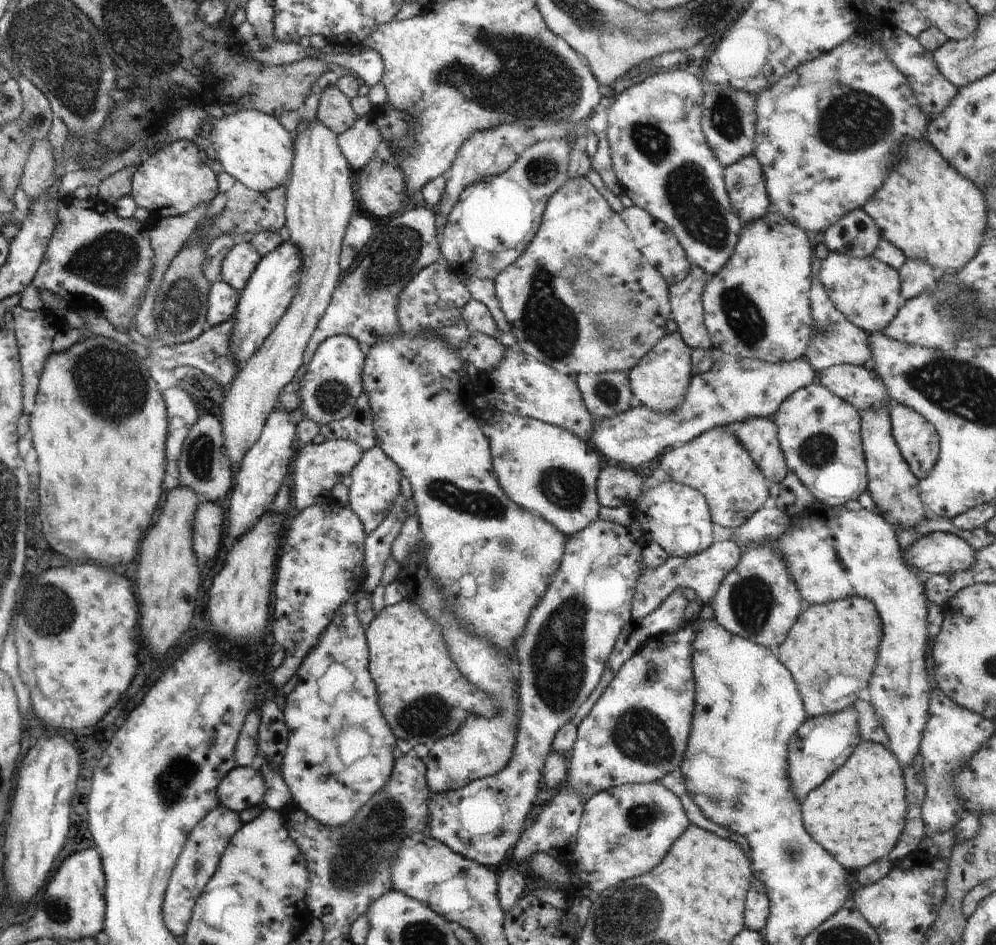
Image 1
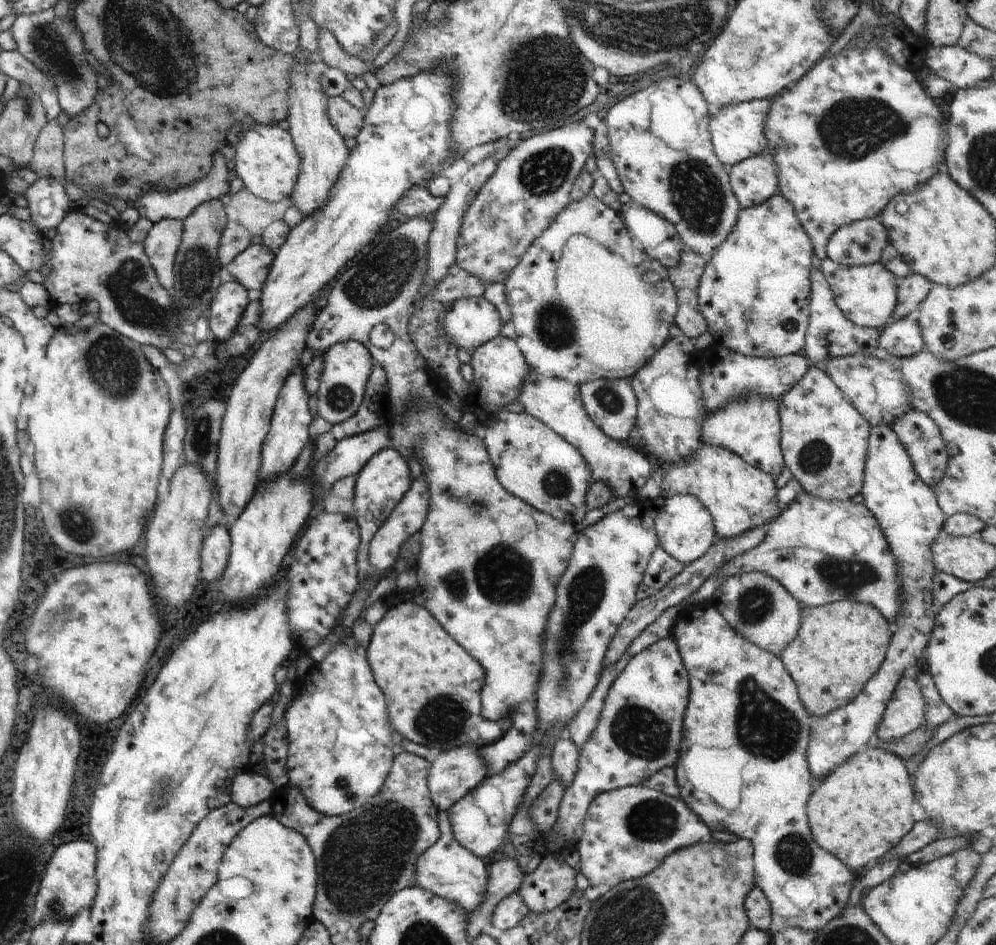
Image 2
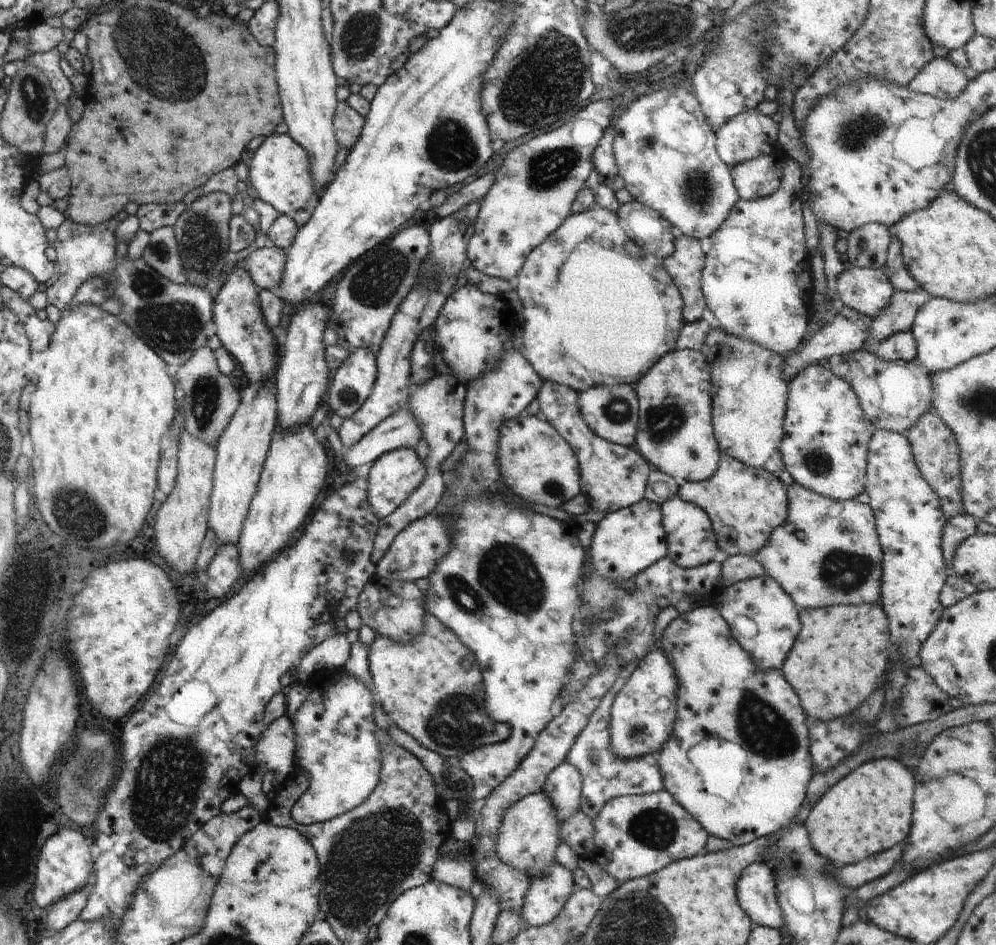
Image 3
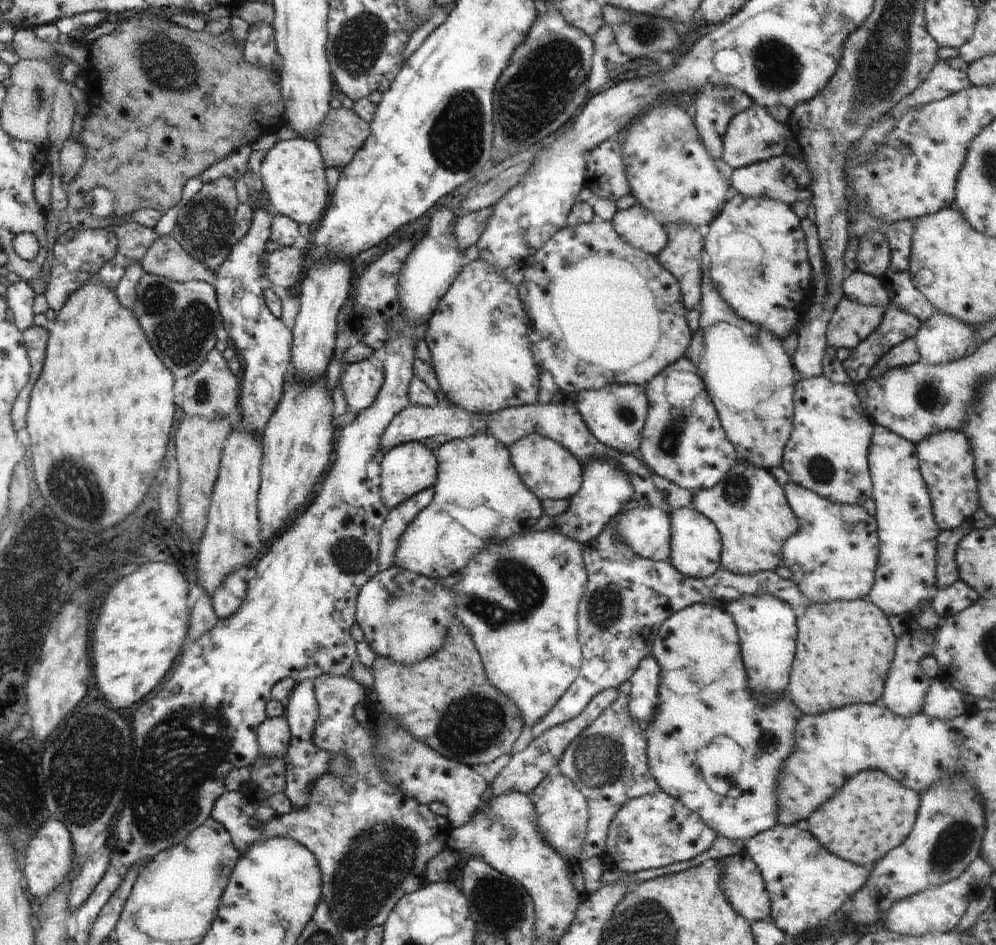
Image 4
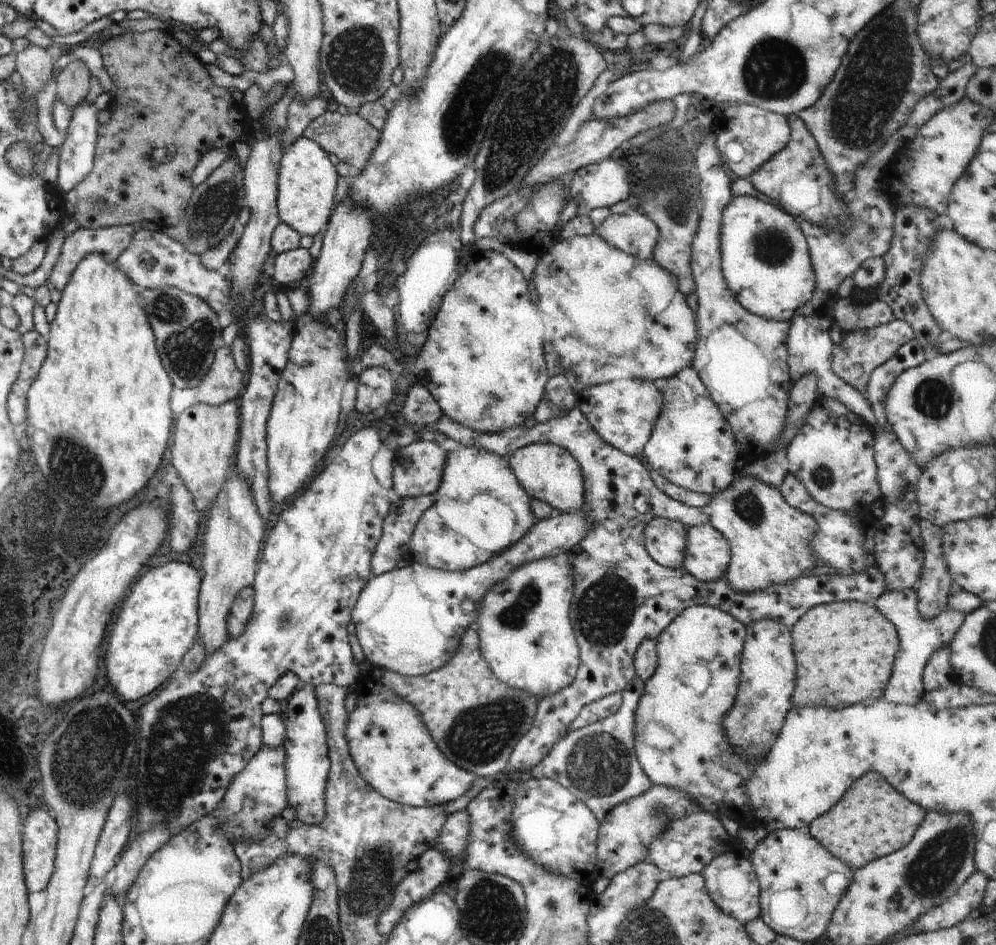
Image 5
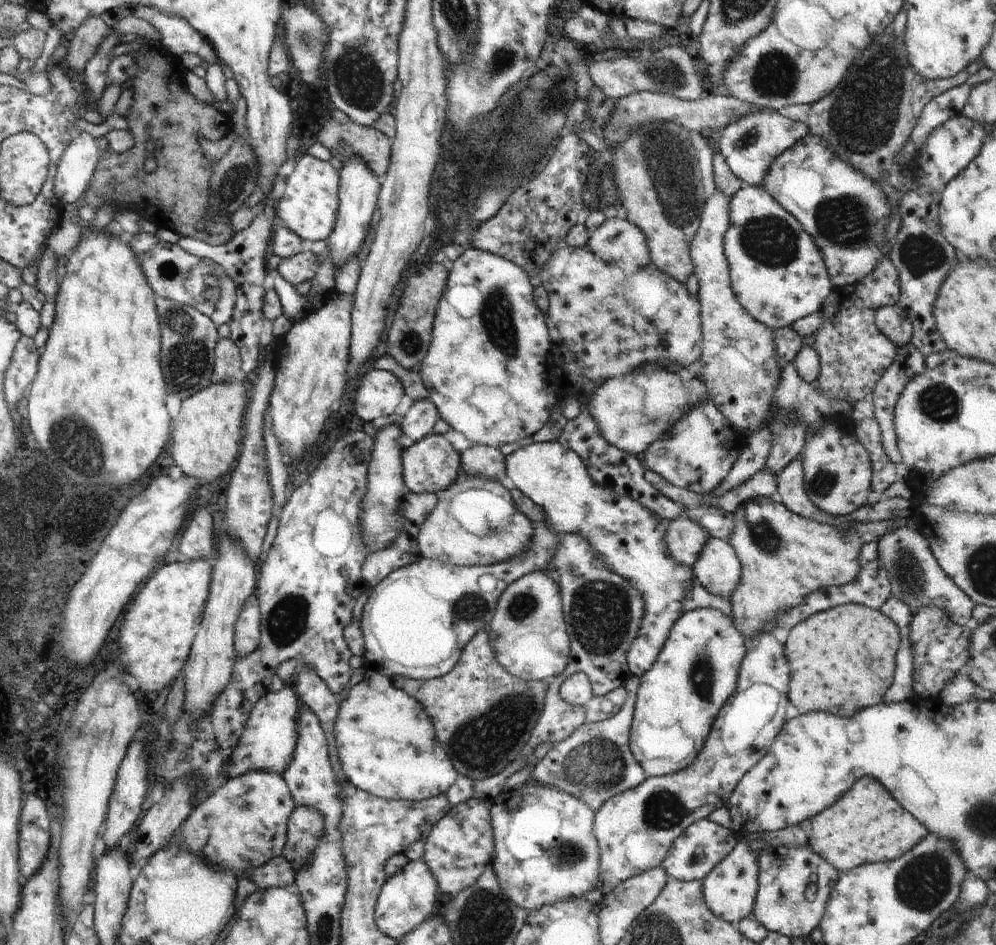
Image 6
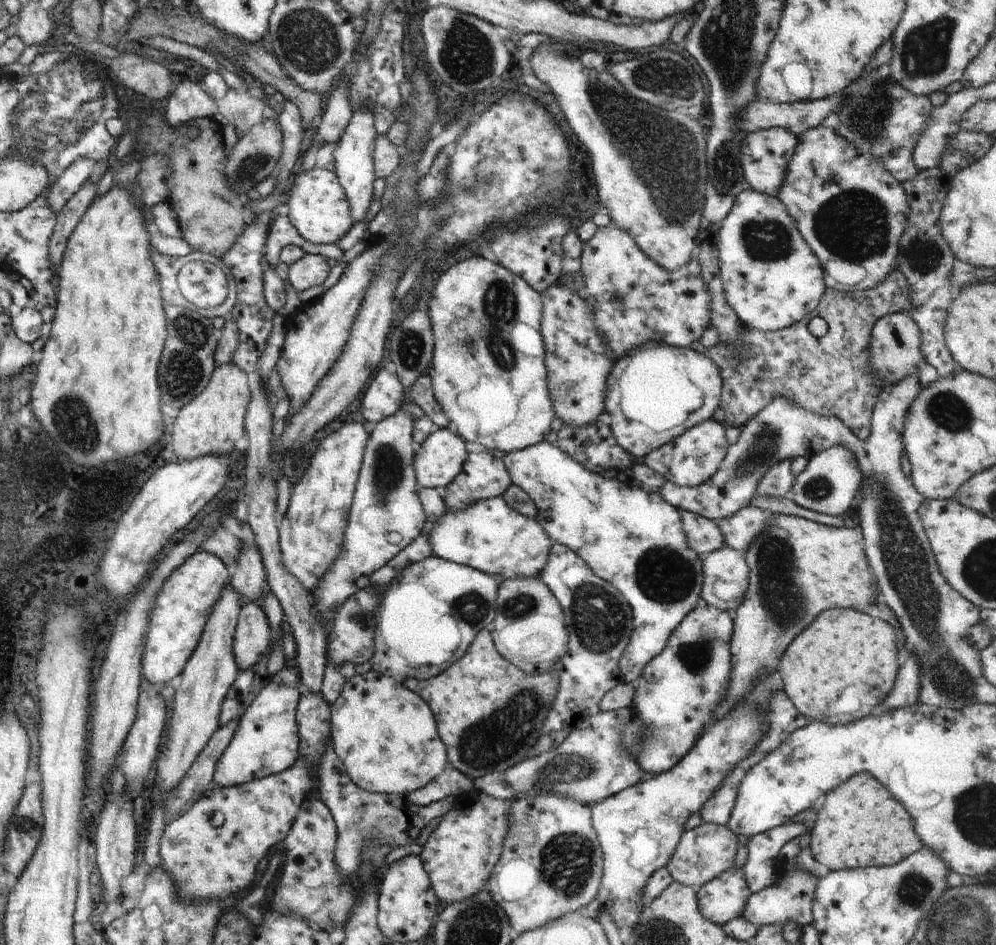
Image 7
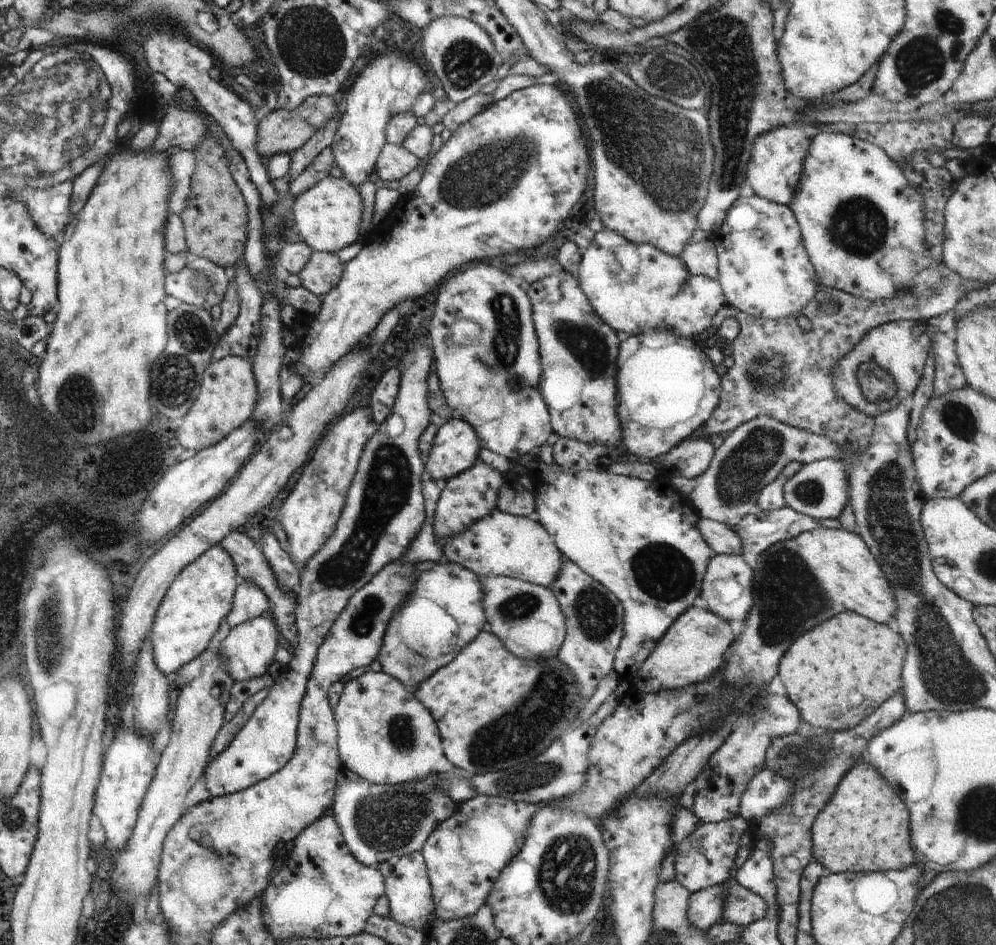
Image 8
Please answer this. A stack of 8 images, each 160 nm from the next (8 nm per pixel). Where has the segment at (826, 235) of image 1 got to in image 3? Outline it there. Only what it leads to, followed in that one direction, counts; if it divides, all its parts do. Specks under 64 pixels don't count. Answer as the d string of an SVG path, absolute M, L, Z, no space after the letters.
M866 223L846 236L848 244L844 259L861 269L881 269L886 264L892 234L880 223Z

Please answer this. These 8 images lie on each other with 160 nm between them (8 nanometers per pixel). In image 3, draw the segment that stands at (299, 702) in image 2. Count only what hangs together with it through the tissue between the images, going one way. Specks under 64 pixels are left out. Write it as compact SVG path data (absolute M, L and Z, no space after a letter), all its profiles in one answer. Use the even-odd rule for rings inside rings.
M341 668L341 676L338 678L334 678L334 685L323 683L322 680L310 680L309 682L309 695L307 701L300 707L297 713L294 713L293 717L290 717L292 724L294 725L295 730L295 758L293 759L294 768L302 769L309 774L310 784L307 788L307 791L294 803L291 807L291 817L300 824L303 825L311 825L314 823L321 823L335 816L341 815L343 812L349 811L351 808L362 804L362 801L366 800L367 796L370 796L370 793L376 788L378 784L380 767L382 766L381 761L381 748L379 743L376 741L374 737L374 729L376 725L374 723L374 707L376 703L376 697L372 688L369 688L365 685L365 683L356 680L354 677L344 675ZM313 688L324 688L324 694L320 694L315 692ZM375 699L375 700L374 700Z

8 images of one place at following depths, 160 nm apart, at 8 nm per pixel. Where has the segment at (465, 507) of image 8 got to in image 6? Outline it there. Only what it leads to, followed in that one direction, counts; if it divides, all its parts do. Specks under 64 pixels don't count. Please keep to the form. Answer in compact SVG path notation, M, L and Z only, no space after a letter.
M472 445L461 455L461 472L471 477L484 477L500 483L506 476L505 456L500 449Z

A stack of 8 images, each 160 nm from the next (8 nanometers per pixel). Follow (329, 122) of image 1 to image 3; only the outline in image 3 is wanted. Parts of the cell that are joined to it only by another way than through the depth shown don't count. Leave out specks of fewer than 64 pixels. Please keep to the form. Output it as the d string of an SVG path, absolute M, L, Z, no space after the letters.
M338 101L333 114L333 127L339 148L351 149L362 134L365 118L348 106L346 101Z

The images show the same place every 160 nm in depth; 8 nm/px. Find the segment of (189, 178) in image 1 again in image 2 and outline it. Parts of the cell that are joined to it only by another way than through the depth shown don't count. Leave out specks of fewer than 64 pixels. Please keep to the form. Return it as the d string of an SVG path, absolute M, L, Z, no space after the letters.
M220 152L213 156L213 167L208 175L193 185L186 185L177 191L164 191L152 189L145 195L133 202L133 207L138 211L141 218L147 218L153 224L164 220L164 218L176 218L184 220L199 204L212 199L221 199L228 194L230 185L231 166Z

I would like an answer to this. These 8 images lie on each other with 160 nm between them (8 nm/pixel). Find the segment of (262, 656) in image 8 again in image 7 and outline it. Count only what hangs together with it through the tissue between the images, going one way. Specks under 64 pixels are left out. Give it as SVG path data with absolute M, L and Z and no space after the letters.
M246 602L240 610L234 634L233 654L239 670L252 668L268 652L270 630L260 604Z

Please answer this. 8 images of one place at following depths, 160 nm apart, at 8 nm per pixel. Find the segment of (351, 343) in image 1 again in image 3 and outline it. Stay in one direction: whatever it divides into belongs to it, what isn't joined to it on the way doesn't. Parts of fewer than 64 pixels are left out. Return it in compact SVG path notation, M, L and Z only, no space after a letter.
M353 349L336 371L322 403L328 406L330 414L347 419L372 394L377 377L377 355L366 349Z

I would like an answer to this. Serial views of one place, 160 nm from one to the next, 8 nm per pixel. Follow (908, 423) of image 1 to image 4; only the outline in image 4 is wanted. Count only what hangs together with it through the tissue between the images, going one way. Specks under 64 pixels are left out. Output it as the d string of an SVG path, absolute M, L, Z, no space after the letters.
M944 430L944 432L922 438L916 444L916 452L919 472L932 498L934 521L938 524L938 528L940 531L961 528L962 524L971 520L980 509L978 482L974 476L974 456L972 456L968 439L962 432Z

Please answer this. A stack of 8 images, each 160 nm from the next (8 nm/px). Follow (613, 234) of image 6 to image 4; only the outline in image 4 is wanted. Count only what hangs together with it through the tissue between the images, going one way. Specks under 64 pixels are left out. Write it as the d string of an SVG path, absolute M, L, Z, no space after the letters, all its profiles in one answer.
M641 205L619 210L611 222L618 236L624 238L626 244L649 256L657 257L660 250L668 244L669 230L654 218L652 212Z

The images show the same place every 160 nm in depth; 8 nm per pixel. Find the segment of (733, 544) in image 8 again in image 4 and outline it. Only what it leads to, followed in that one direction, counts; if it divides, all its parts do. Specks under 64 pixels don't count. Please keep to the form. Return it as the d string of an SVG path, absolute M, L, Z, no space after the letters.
M636 506L618 516L620 540L640 558L670 561L670 518L668 511L654 506Z

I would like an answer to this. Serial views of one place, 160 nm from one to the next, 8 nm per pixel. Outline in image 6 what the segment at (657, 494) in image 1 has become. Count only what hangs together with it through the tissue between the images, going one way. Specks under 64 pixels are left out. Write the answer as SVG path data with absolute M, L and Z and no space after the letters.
M709 536L692 570L698 584L729 600L740 582L741 562L729 542Z

